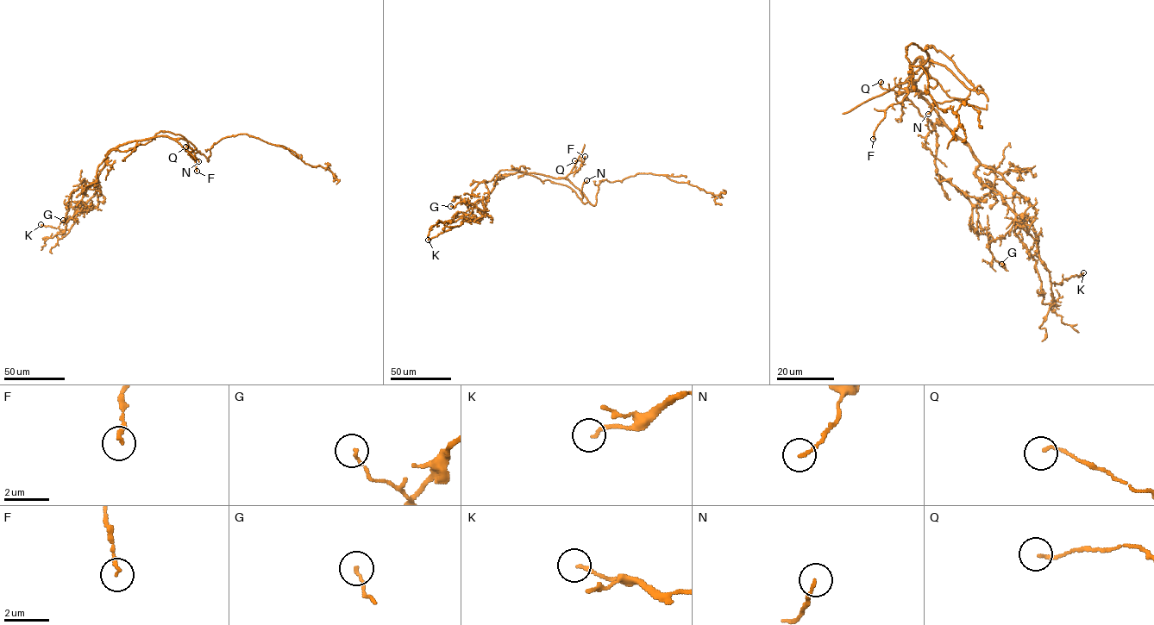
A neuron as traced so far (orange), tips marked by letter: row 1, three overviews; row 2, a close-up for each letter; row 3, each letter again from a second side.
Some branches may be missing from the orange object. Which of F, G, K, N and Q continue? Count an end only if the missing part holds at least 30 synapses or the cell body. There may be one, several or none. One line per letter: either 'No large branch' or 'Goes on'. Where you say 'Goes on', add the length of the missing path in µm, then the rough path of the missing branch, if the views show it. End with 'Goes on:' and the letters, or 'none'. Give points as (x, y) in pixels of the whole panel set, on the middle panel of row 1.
F: No large branch
G: No large branch
K: No large branch
N: No large branch
Q: No large branch
Goes on: none

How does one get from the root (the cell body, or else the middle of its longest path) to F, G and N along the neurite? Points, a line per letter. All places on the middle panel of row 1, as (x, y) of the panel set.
F: (566, 178), (568, 174), (577, 171), (585, 156)
G: (566, 178), (521, 171), (502, 175), (484, 197), (486, 213), (466, 201), (450, 206)
N: (566, 178), (586, 197), (587, 202), (583, 203), (580, 192), (586, 180)

